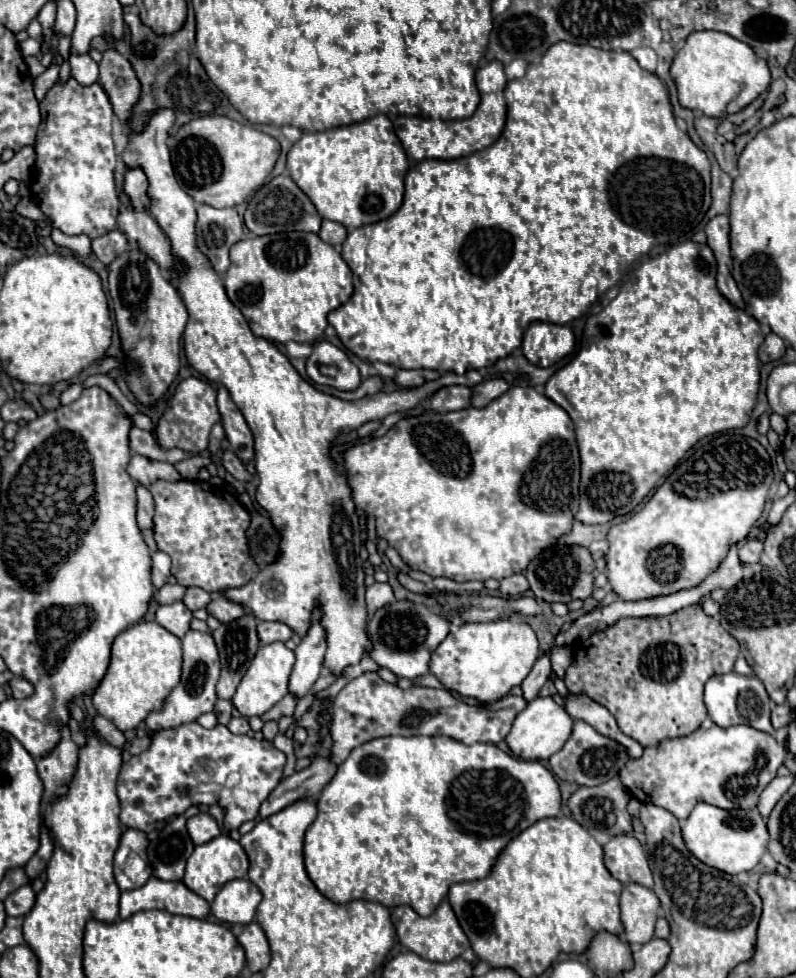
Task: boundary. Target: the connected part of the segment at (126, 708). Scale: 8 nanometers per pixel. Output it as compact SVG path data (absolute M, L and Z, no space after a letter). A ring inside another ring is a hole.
M137 622L115 638L111 664L93 694L93 706L121 732L133 730L147 718L149 712L163 708L165 698L179 684L179 678L181 640L157 622Z

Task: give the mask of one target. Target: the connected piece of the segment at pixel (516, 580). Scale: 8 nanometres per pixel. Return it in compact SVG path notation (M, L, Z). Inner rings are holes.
M515 574L515 576L509 576L509 578L503 578L499 582L499 590L503 596L521 596L525 590L529 590L529 584L527 584L527 578L523 574Z

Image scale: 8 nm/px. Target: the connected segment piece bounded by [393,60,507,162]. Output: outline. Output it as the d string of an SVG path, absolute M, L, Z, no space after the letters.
M493 60L487 66L479 68L475 82L477 82L477 88L481 94L481 104L471 118L465 118L465 120L439 120L439 118L435 118L435 120L431 120L431 118L399 116L393 122L395 134L401 140L405 154L411 160L417 160L417 162L421 162L425 158L453 160L453 158L469 156L473 152L479 152L479 150L491 146L501 136L503 126L505 126L505 114L507 114L507 106L505 106L505 98L503 98L507 78L503 72L503 64Z

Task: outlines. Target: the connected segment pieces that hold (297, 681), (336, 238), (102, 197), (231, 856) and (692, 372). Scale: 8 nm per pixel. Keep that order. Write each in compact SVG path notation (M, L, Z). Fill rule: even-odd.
M315 606L311 614L311 626L295 648L297 662L291 672L289 688L293 694L297 694L297 698L305 696L309 688L315 684L315 680L319 678L325 650L327 650L327 642L325 642L325 628L321 626L321 610L319 606Z
M323 220L321 222L321 230L319 230L319 238L323 242L329 242L333 248L341 248L343 240L347 238L347 230L345 226L337 224L337 222L331 222L331 220Z
M73 78L65 86L57 82L41 102L41 116L43 122L39 126L39 134L35 140L37 178L31 184L31 194L35 202L49 216L53 228L59 228L69 236L87 234L89 238L97 238L101 234L107 234L109 230L115 230L119 202L117 202L117 186L113 182L113 170L117 166L117 152L111 136L113 108L109 104L105 90L99 84L81 86Z
M221 834L201 846L195 846L195 852L191 854L191 858L187 862L183 882L187 888L191 888L201 898L205 898L207 902L213 902L215 894L221 890L223 884L237 880L237 878L247 878L247 870L249 870L249 858L247 858L243 846L237 840L233 840L231 836Z
M683 242L677 246L671 246L667 252L659 254L657 258L645 260L627 280L619 294L591 320L587 320L587 328L583 332L583 340L579 346L579 352L571 364L555 372L547 384L545 384L545 396L551 398L555 404L559 404L573 420L575 432L577 432L577 444L579 444L579 454L581 454L581 486L579 486L579 512L575 518L583 524L607 524L615 518L621 518L633 508L657 486L657 482L665 476L667 470L675 468L679 460L685 456L685 452L697 444L701 438L733 428L743 428L749 422L751 410L757 402L757 390L759 390L759 358L757 358L757 348L763 342L763 332L759 322L749 316L745 310L735 308L715 286L715 256L707 244L695 244L695 242ZM607 472L615 474L627 474L625 476L601 476Z

